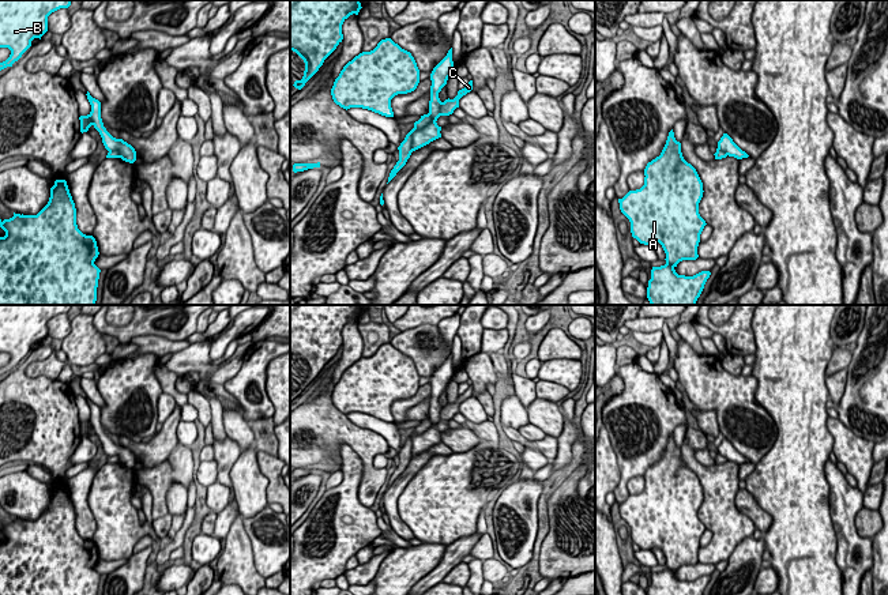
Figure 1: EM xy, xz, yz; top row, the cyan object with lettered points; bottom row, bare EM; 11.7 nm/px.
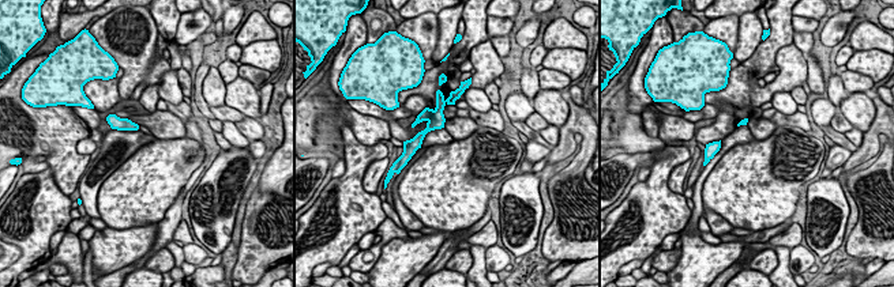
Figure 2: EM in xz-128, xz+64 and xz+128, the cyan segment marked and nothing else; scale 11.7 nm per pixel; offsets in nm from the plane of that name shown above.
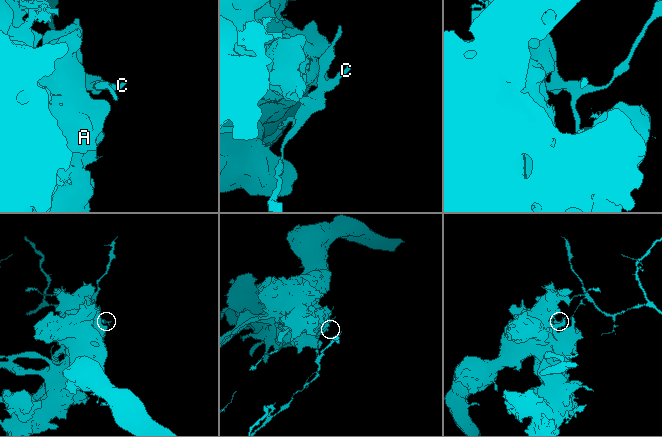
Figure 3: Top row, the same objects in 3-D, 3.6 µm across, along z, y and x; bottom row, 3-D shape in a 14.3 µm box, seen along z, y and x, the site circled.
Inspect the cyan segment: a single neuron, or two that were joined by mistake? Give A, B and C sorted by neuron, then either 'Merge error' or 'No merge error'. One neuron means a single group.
Groups: A B / C. Merge error

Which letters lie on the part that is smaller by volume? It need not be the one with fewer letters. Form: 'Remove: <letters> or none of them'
Remove: C

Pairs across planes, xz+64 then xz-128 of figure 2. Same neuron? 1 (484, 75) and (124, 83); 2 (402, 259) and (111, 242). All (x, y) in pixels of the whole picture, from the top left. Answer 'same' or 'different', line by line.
1: different
2: same

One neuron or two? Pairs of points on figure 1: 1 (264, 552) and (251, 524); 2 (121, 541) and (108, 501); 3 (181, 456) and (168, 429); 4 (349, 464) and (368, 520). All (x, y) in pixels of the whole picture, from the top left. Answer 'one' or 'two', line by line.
1: one
2: one
3: two
4: one

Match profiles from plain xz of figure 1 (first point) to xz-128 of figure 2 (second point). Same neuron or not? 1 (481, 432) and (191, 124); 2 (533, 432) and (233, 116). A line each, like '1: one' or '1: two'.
1: two
2: one

